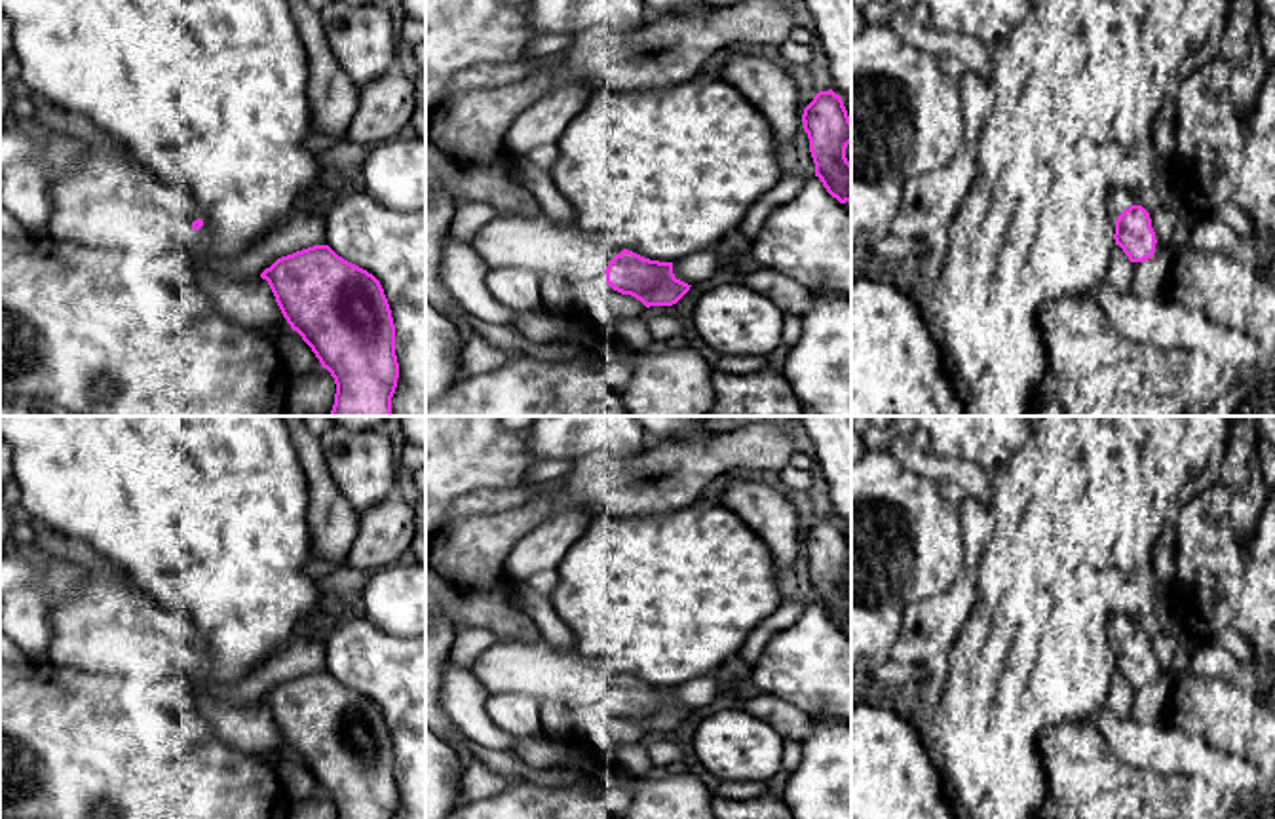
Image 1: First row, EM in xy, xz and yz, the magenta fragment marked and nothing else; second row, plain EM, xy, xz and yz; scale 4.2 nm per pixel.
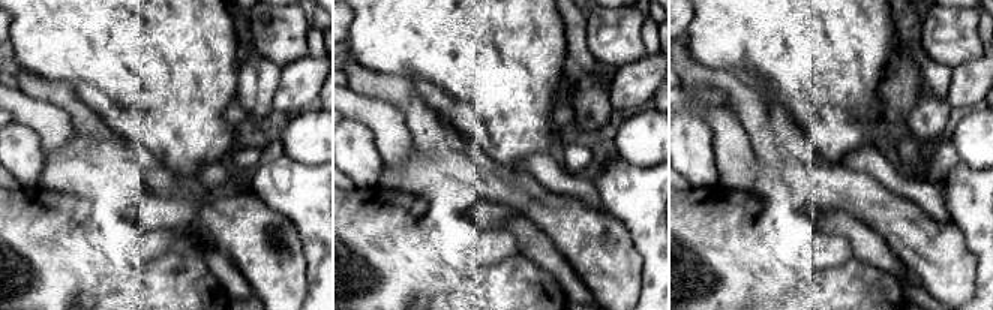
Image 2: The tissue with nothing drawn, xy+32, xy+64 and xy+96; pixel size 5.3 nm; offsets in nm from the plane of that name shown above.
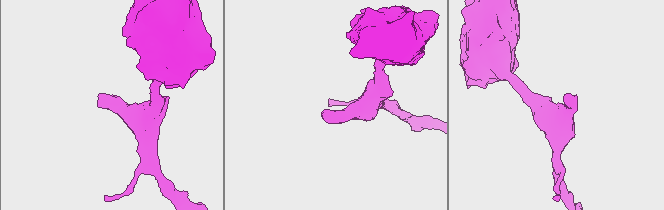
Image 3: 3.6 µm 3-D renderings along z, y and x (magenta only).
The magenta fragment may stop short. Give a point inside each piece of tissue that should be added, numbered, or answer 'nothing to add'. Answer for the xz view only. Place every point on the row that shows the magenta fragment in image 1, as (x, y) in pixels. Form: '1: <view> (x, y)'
1: xz (538, 244)

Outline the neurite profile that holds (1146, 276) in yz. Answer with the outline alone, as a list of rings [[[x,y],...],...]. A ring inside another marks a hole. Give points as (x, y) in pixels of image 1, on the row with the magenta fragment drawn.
[[[1153,260],[1134,268],[1134,285],[1138,291],[1153,291],[1163,276],[1163,262]]]

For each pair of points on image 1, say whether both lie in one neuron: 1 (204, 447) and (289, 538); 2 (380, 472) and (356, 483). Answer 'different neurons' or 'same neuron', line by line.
1: same neuron
2: same neuron

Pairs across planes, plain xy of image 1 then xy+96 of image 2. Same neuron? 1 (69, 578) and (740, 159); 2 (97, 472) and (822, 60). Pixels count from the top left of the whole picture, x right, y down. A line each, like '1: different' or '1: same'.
1: same
2: same

